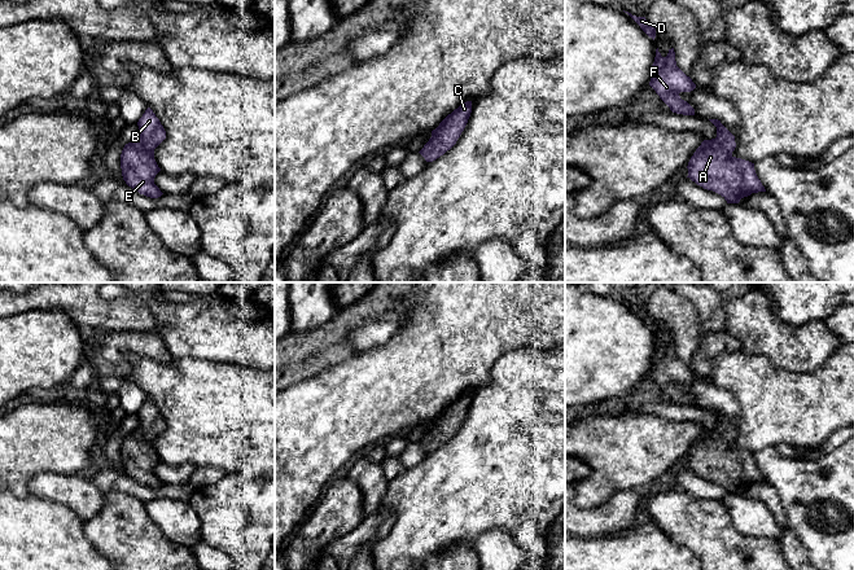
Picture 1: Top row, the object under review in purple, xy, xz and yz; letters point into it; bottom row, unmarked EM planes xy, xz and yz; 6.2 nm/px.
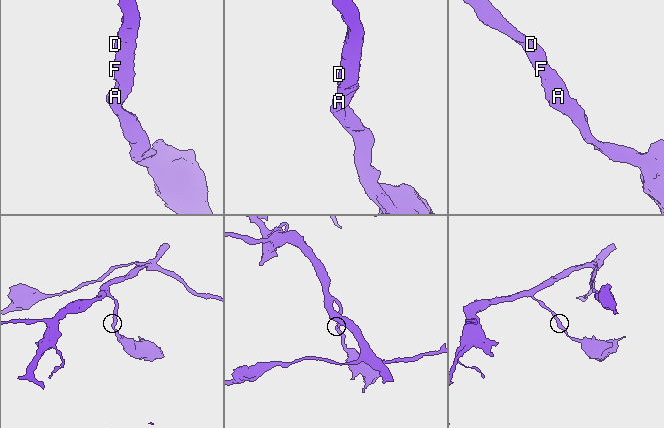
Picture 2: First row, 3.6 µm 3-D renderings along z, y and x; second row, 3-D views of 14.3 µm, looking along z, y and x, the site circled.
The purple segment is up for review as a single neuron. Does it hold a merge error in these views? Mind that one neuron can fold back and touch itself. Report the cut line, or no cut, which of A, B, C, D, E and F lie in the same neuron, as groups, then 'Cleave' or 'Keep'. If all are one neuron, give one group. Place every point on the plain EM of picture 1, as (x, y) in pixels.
No split. Groups: A B C D E F. Keep

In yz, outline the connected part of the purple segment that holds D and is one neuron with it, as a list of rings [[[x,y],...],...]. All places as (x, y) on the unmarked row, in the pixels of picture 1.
[[[625,302],[627,303],[639,316],[640,319],[649,326],[654,330],[656,328],[656,319],[645,310],[645,307],[636,307],[636,306],[632,306],[631,303],[629,302]]]

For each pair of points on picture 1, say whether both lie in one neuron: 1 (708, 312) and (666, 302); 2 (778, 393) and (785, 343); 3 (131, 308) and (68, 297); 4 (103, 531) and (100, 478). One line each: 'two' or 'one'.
1: two
2: two
3: one
4: two

